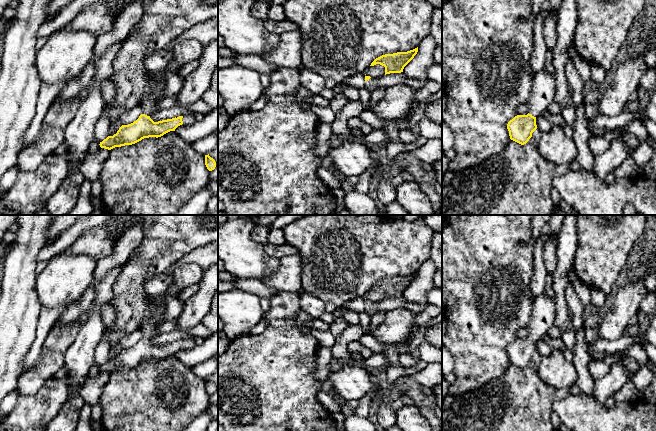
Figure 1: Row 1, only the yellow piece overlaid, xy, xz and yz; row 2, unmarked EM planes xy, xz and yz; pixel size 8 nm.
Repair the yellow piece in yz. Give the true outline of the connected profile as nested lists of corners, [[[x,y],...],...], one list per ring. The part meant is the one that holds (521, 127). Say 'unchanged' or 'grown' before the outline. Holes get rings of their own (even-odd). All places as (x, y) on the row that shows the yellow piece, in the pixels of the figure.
grown; [[[545,68],[534,72],[533,89],[529,99],[529,113],[517,115],[507,124],[510,139],[524,145],[537,129],[536,118],[553,103],[556,92],[556,79]]]

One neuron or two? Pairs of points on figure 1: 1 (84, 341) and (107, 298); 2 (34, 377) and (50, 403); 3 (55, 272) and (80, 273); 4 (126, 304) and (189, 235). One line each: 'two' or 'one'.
1: one
2: two
3: one
4: one

